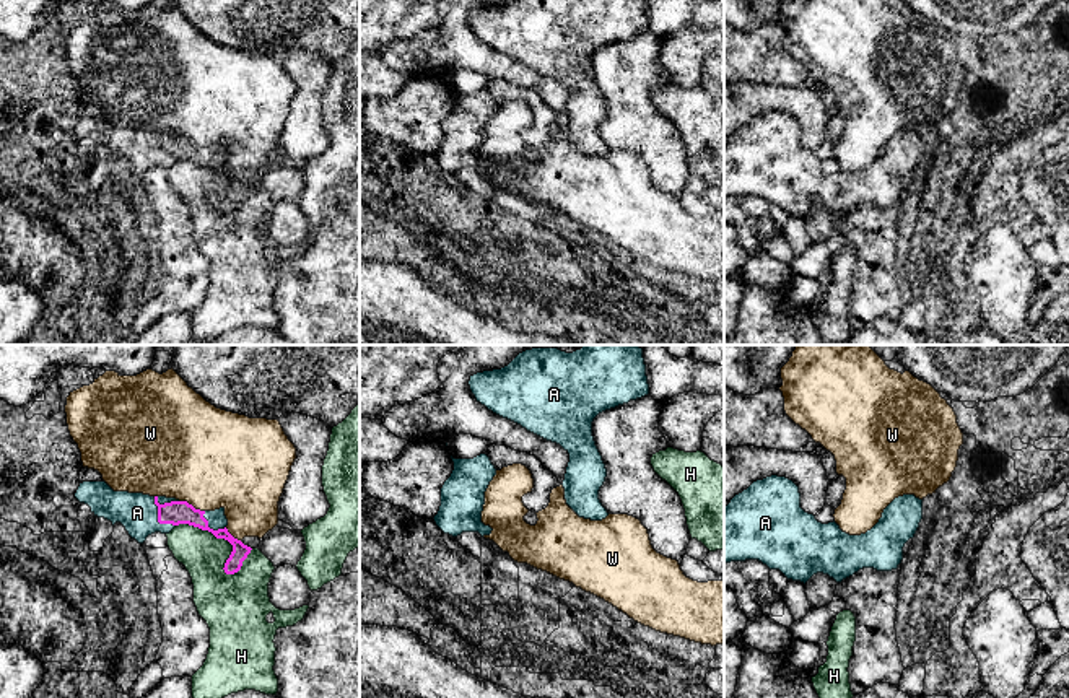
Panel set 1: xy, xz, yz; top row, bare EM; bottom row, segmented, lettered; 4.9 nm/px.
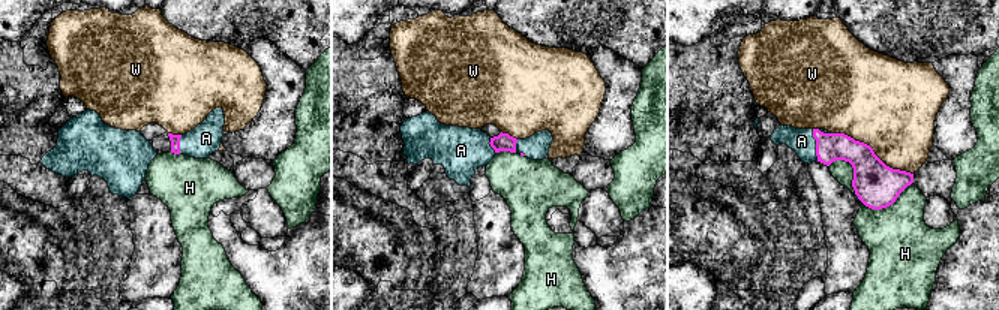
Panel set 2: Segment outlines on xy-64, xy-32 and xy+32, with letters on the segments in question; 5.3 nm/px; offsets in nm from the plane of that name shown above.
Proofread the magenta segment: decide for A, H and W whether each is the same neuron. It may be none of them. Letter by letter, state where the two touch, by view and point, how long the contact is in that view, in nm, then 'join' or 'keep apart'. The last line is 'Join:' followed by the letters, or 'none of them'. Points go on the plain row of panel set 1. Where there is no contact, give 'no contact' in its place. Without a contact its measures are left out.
A: meets magenta in xy at (158, 153); contact 190 nm long; join
H: meets magenta in xy at (233, 184); contact 400 nm long; keep apart
W: meets magenta in xy at (191, 140); contact 140 nm long; keep apart
Join: A

